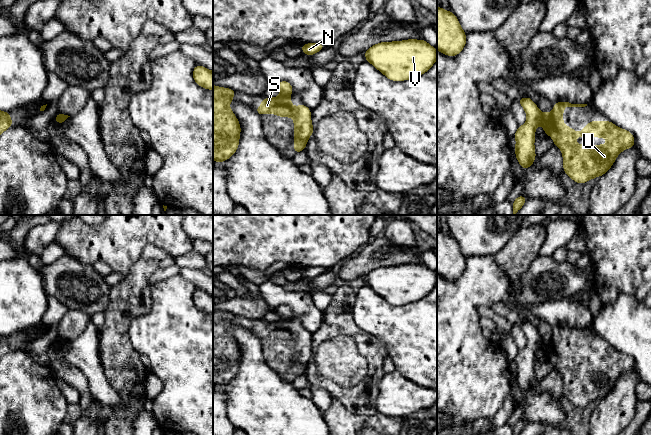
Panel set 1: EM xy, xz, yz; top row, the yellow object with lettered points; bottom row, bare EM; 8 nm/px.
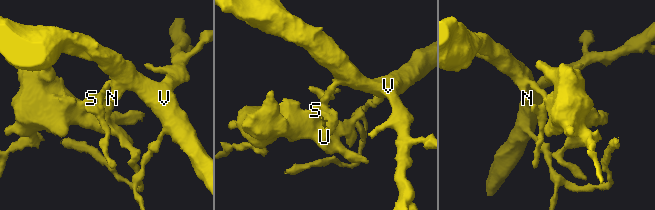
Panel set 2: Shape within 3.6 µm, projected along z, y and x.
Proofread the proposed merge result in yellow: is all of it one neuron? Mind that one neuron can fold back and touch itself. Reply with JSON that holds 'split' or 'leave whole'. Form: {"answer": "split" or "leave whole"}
{"answer": "split"}

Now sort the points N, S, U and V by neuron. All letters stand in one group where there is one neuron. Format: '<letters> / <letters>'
N V / S U

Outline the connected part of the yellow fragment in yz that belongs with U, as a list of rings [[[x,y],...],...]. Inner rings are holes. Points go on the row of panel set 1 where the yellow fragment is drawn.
[[[554,102],[552,113],[541,113],[541,124],[545,134],[553,138],[554,145],[563,153],[564,173],[571,177],[575,183],[583,184],[592,178],[602,176],[612,167],[616,157],[625,149],[635,147],[634,136],[625,129],[615,126],[611,121],[592,121],[582,128],[579,134],[563,124],[564,107],[585,107],[587,104],[571,104],[569,102]],[[579,137],[604,137],[608,139],[607,145],[578,145],[575,138]]]

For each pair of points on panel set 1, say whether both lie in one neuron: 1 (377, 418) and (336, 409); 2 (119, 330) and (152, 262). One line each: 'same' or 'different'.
1: same
2: same

